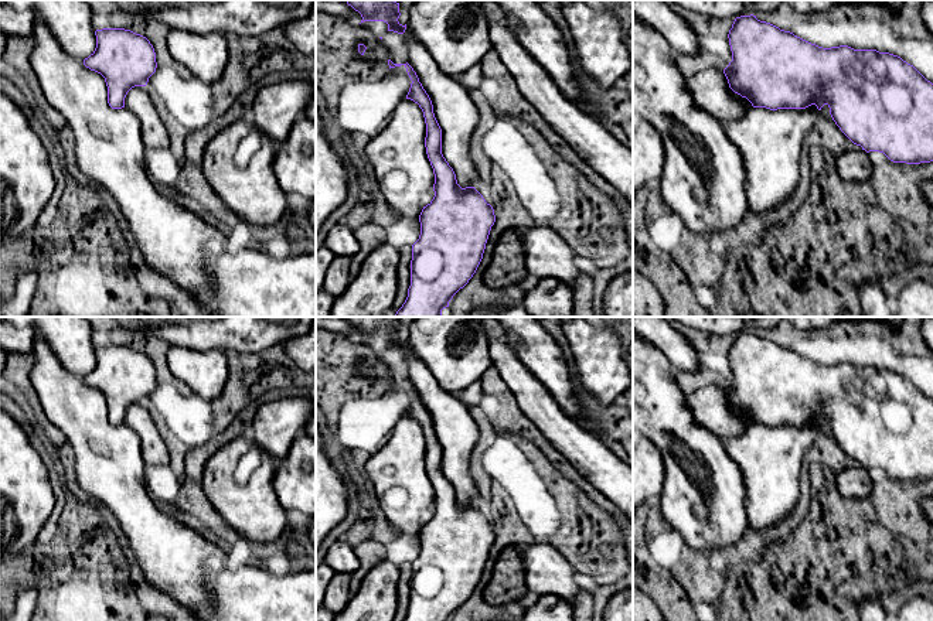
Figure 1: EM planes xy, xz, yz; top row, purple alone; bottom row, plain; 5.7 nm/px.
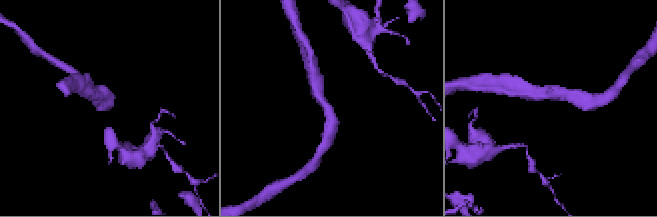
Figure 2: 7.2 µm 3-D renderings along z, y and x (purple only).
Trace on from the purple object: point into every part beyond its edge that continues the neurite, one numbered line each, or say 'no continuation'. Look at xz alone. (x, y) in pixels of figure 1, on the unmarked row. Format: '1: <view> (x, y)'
no continuation

